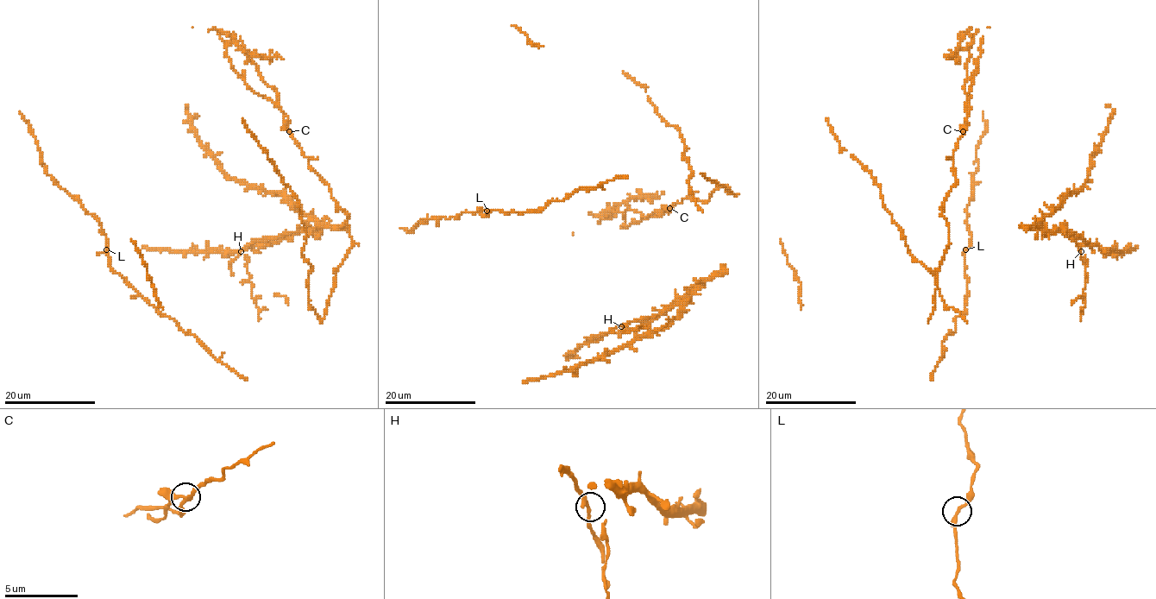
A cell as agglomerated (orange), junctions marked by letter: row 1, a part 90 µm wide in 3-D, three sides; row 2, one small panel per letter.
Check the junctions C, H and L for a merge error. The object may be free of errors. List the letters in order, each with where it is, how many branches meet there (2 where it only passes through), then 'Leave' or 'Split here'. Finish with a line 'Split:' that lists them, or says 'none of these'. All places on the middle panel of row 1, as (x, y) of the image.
C: Place: (669, 208). Branches: 3. Split here
H: Place: (621, 326). Branches: 3. Leave
L: Place: (486, 211). Branches: 3. Leave
Split: C

